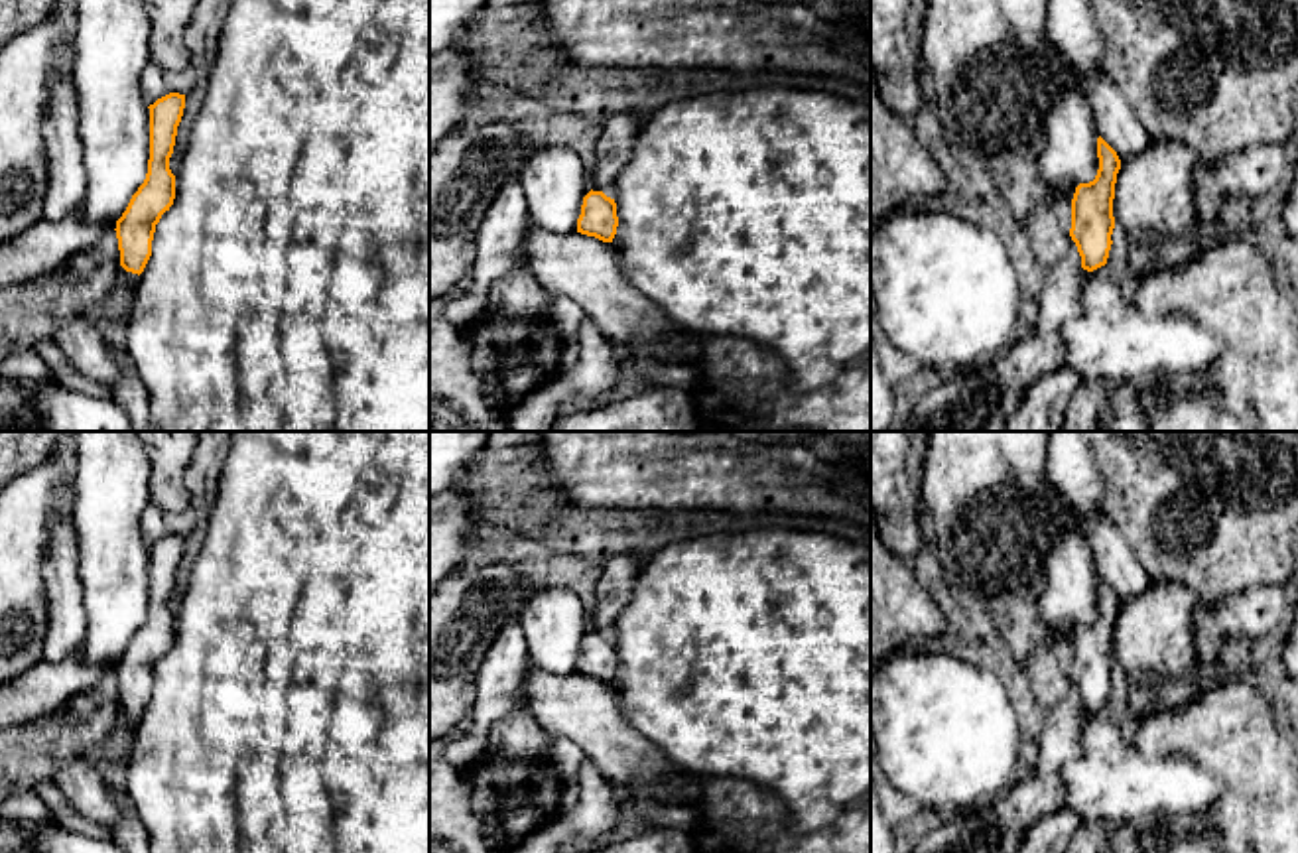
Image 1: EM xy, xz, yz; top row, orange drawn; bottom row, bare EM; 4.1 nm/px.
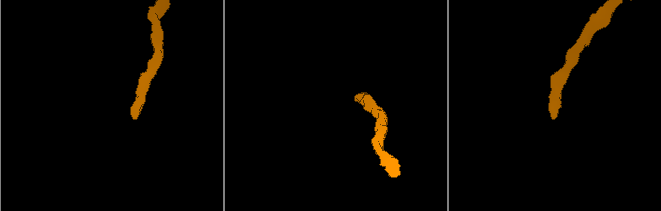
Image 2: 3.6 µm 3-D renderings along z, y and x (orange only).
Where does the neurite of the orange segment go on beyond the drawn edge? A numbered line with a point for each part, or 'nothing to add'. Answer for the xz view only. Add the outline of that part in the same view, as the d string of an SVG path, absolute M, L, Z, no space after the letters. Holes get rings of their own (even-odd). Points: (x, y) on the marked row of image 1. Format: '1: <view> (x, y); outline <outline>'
nothing to add

